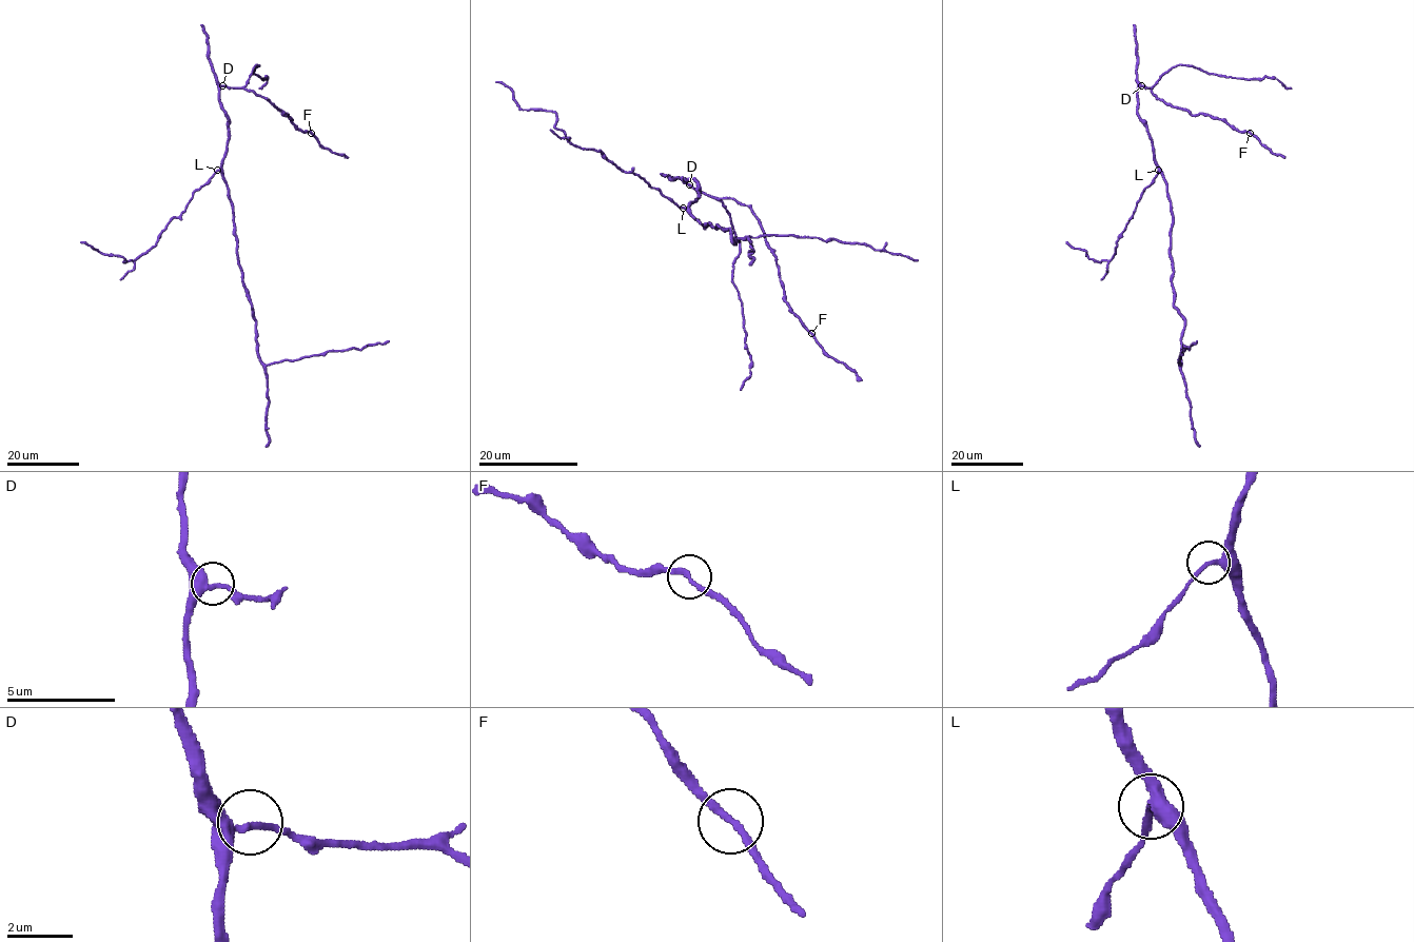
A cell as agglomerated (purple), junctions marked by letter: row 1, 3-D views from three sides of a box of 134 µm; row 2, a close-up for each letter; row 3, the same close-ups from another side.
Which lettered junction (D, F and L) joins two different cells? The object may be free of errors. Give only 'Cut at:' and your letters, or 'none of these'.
Cut at: none of these

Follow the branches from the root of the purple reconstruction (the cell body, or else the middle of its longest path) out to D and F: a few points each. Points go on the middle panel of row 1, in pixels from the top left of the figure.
D: (693, 215), (688, 205), (699, 197), (699, 184), (692, 178), (686, 178), (689, 184)
F: (693, 215), (688, 205), (699, 184), (686, 178), (707, 194), (749, 207), (774, 256), (784, 298), (810, 333)

